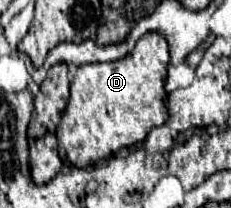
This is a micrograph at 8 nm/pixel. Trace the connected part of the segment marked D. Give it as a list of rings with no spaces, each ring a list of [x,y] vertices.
[[[147,32],[125,58],[95,62],[77,68],[71,82],[71,98],[57,126],[59,156],[63,162],[87,168],[101,158],[115,156],[121,148],[143,142],[151,128],[161,126],[167,112],[165,78],[169,46],[159,32]]]

